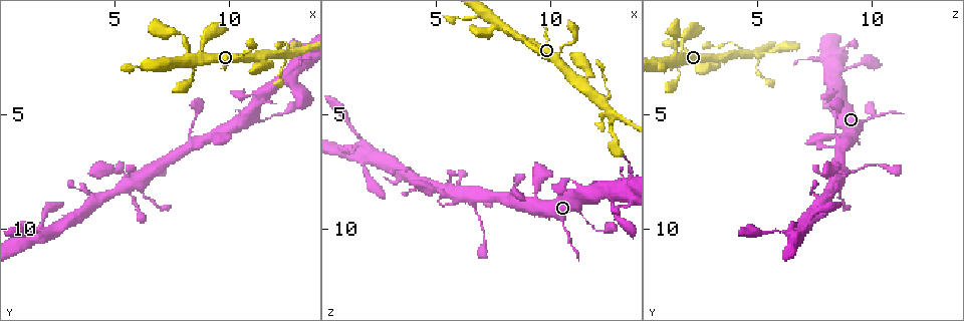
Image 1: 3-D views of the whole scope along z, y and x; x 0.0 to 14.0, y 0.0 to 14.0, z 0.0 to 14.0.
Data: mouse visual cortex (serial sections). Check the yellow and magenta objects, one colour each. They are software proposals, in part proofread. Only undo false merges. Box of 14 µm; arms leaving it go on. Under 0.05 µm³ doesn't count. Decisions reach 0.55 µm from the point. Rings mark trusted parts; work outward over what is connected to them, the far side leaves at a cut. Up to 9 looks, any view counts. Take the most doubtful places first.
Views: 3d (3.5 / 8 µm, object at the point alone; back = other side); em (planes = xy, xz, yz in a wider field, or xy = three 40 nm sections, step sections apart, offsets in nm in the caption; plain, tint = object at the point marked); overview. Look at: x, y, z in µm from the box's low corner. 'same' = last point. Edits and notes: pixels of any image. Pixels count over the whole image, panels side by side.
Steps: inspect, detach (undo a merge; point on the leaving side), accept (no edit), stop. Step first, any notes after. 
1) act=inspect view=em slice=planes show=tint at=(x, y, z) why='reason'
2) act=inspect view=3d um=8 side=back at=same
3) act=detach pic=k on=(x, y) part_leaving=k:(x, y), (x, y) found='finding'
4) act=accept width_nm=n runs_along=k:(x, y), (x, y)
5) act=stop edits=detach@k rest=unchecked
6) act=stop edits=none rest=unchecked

act=inspect view=3d um=3.5 at=(12.7, 2.4, 5.0) why='abrupt turn'

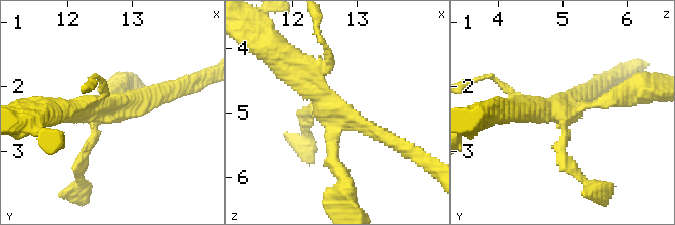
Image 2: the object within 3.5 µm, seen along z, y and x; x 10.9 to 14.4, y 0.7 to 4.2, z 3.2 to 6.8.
act=inspect view=em slice=planes show=tint at=(12.60, 2.40, 5.05) why='now the EM'

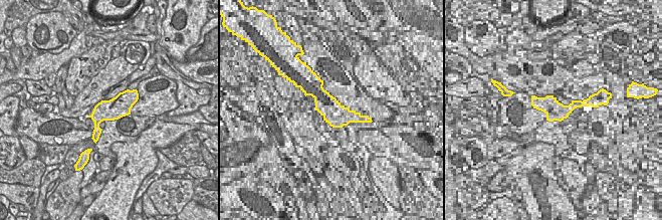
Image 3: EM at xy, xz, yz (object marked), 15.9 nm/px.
act=accept arm_widths_nm=150,200,250,350 runs_along=2:(281, 64), (333, 119), (340, 173) found='one cell here'

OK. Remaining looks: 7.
act=inspect view=3d um=3.5 at=(8.5, 2.6, 1.6) why='sudden change in width'

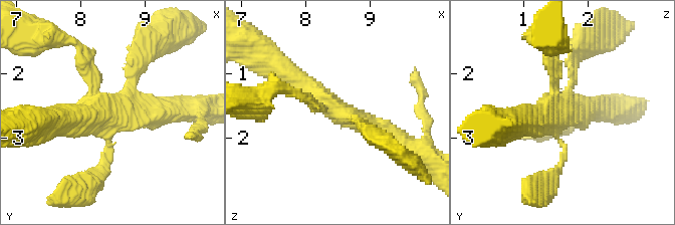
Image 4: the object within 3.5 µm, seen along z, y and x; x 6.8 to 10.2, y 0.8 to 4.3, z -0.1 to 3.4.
act=accept runs_along=4:(397, 139), (335, 110), (279, 69) found='continuous, no second cell'

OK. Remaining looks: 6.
act=inspect view=3d um=3.5 at=(11.0, 2.2, 1.7) why='sharp bend'

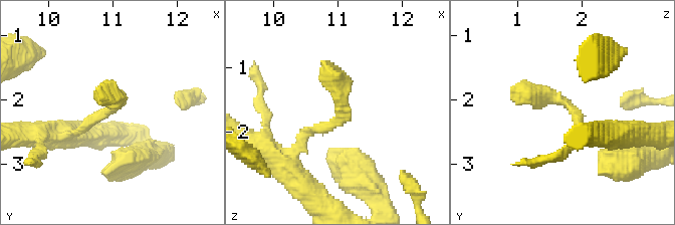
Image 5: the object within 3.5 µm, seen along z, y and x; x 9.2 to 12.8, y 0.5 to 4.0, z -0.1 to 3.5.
act=inspect view=em slice=xy step=1 show=tint at=(11.05, 2.10, 1.75) why='now the EM'

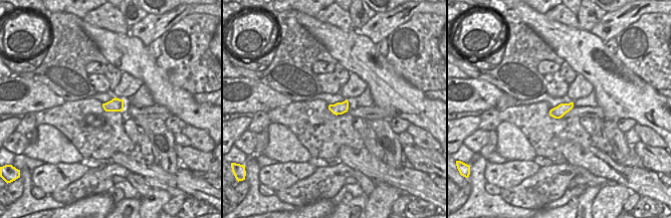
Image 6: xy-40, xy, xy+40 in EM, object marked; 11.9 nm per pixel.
act=accept runs_along=5:(601, 136), (565, 101), (513, 86) found='one cell here'

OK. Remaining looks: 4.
act=inspect view=3d um=3.5 at=(5.6, 7.6, 8.4) why='a narrow waist'

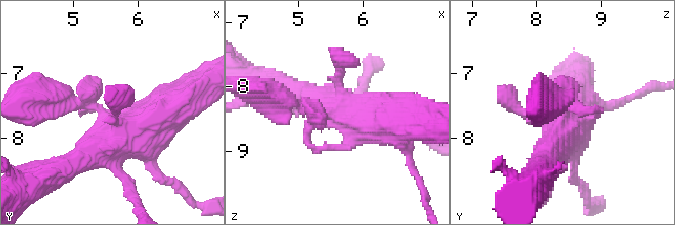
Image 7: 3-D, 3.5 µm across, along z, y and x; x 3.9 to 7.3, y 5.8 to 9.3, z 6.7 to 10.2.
act=inspect view=em slice=xy step=5 show=plain at=(5.55, 7.70, 8.45) why='now the EM'

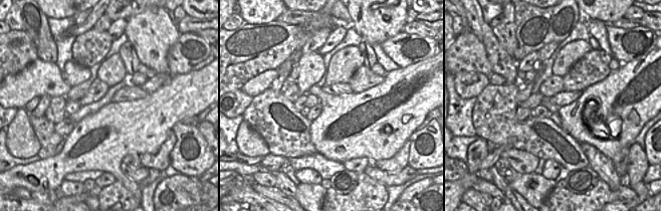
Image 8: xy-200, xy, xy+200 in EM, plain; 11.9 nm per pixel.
act=inspect view=em slice=xy step=5 show=tint at=same

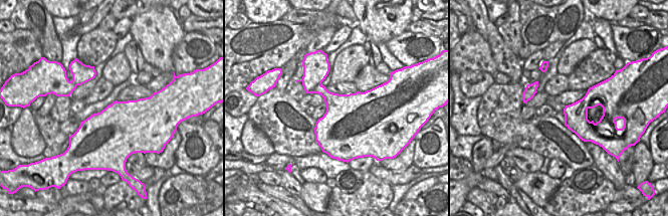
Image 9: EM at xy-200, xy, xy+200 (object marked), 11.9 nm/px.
act=accept runs_along=7:(180, 103), (65, 168) found='one cell here'

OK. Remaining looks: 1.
act=stop edits=none rest=unchecked

